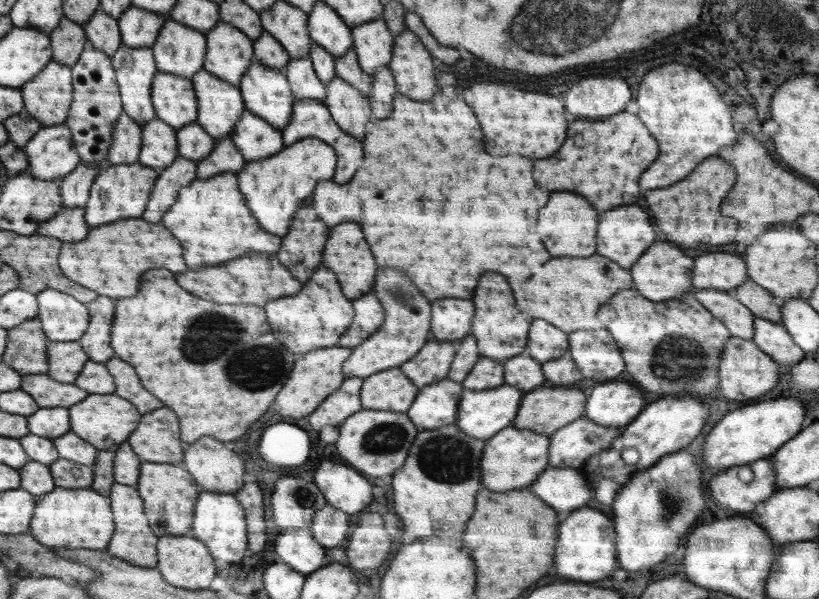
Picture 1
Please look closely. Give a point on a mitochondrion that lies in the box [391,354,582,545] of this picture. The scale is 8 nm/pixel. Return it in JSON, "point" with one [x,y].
{"point":[447,459]}

